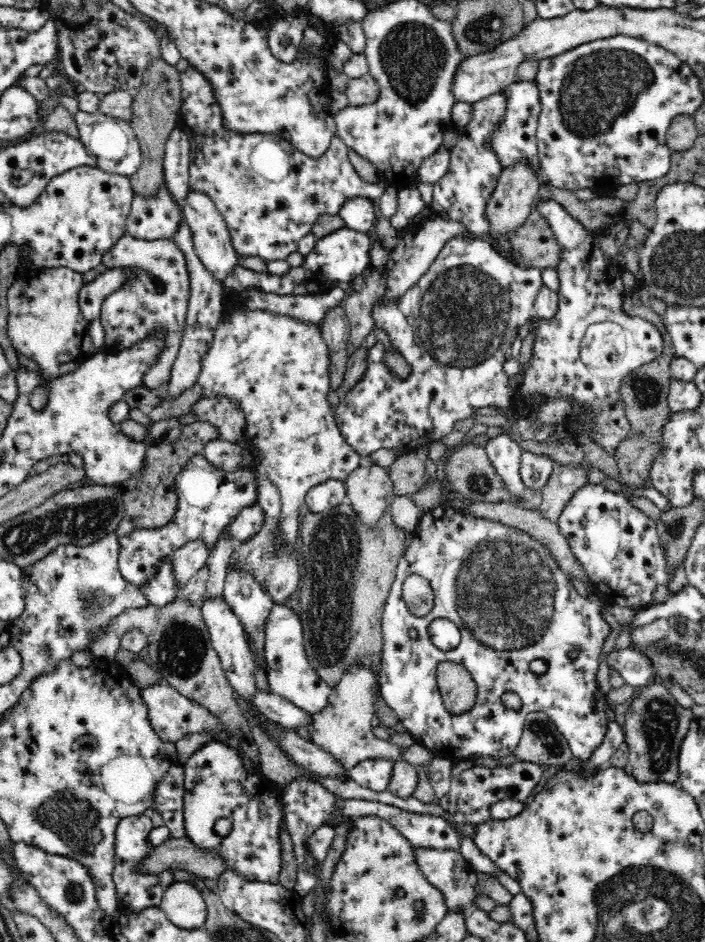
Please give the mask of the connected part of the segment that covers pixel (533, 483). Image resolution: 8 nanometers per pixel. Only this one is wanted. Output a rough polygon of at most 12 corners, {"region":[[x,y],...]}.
{"region":[[524,451],[519,470],[529,491],[542,488],[553,461],[545,454]]}

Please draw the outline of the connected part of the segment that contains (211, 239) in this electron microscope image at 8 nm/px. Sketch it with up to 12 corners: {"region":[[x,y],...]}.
{"region":[[192,191],[183,211],[196,254],[223,281],[237,268],[225,223]]}

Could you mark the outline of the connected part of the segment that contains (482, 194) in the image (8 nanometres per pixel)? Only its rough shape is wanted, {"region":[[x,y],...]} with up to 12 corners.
{"region":[[500,93],[474,116],[433,183],[430,220],[489,233],[484,202],[502,170],[485,144]]}

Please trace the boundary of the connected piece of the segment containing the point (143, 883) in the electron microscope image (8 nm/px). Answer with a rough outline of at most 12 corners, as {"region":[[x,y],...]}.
{"region":[[148,814],[115,830],[112,882],[120,912],[158,907],[164,886],[146,862],[156,852]]}

